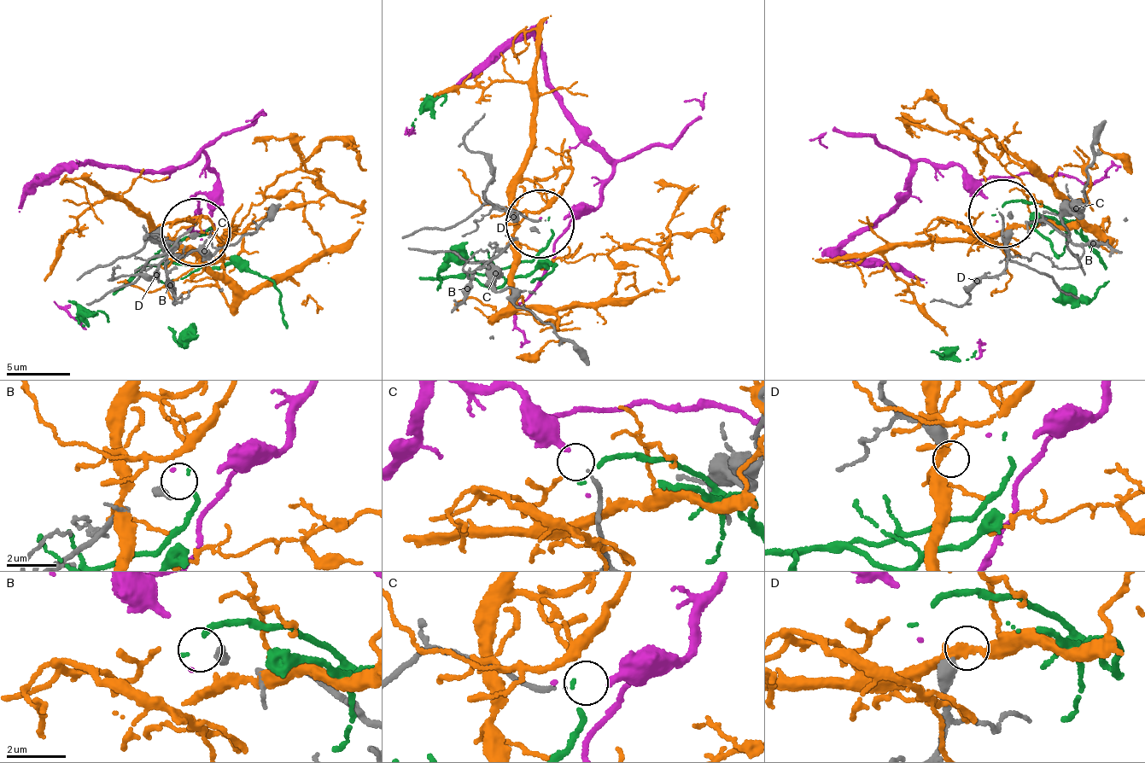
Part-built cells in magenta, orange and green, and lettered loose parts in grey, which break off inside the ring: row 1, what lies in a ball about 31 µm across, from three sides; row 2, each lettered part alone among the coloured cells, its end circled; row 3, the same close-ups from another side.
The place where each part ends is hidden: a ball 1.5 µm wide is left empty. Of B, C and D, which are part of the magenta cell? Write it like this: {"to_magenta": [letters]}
{"to_magenta": ["B"]}

